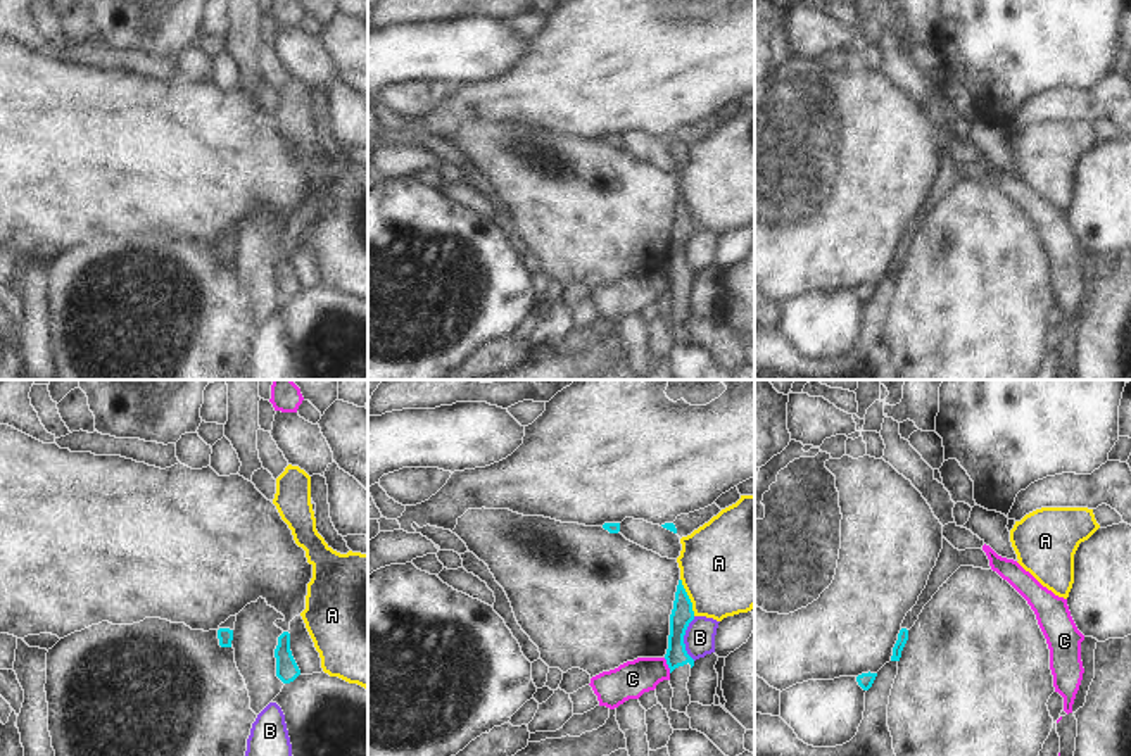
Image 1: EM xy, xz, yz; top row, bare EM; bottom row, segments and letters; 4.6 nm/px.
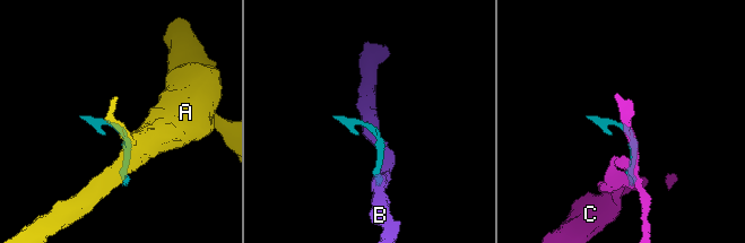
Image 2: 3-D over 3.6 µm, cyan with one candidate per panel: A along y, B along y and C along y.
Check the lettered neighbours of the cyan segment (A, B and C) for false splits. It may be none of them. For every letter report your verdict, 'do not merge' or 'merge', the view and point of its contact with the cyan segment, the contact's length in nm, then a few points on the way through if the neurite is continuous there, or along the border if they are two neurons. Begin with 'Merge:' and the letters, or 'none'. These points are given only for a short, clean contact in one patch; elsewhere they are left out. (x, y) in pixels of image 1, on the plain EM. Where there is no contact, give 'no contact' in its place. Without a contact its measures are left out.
Merge: none
A: do not merge; meets cyan in xz at (688, 211); contact 190 nm long
B: do not merge; meets cyan in xz at (682, 252); contact 200 nm long
C: do not merge; meets cyan in xz at (667, 277); contact 80 nm long; border along xz (663, 271), (670, 285)

